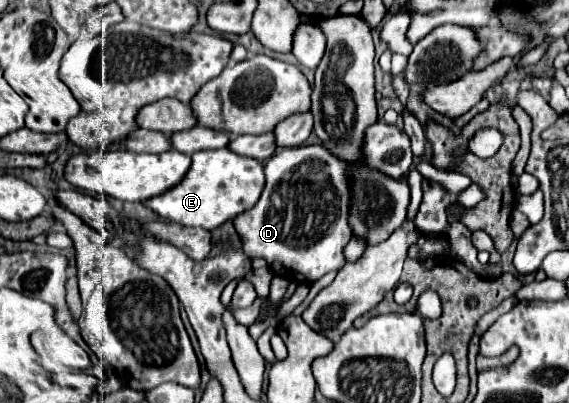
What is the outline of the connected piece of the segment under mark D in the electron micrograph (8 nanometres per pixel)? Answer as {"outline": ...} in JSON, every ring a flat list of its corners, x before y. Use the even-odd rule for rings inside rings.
{"outline":[[306,145,306,147,278,149,276,155,268,159,264,173,266,173,266,185,264,185,262,197,256,201,256,205,242,211,234,219,234,227,242,237,244,253,250,259,264,257,276,275,282,275,306,285,318,281,328,271,340,269,344,265,342,249,352,237,352,229,348,223,350,165,346,165,344,161,338,161,338,157,334,157,334,153,330,153,324,145],[296,179,310,179,310,181,304,181,304,185,298,185]]}

